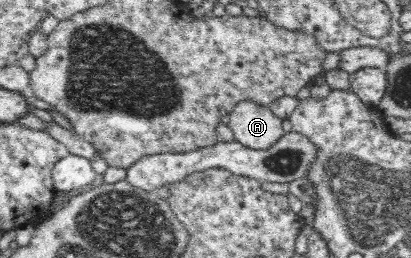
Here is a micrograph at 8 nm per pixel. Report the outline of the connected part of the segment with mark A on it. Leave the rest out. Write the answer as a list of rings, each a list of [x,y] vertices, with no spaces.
[[[241,100],[229,113],[229,123],[235,140],[251,149],[273,146],[283,135],[283,119],[268,106],[253,100]]]

